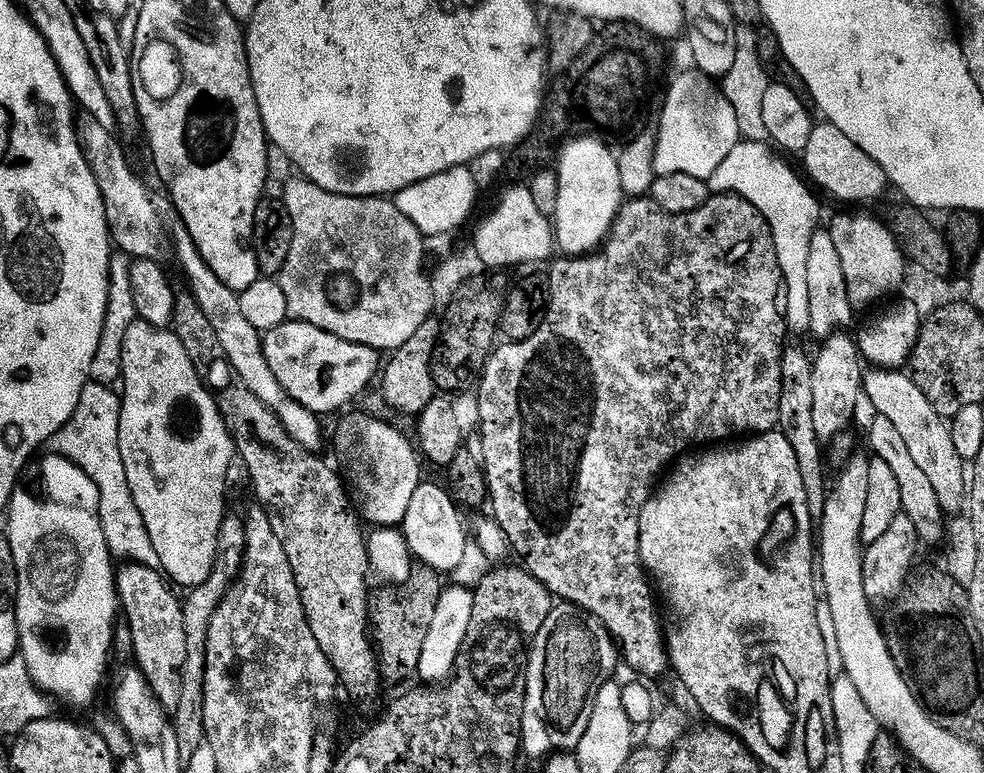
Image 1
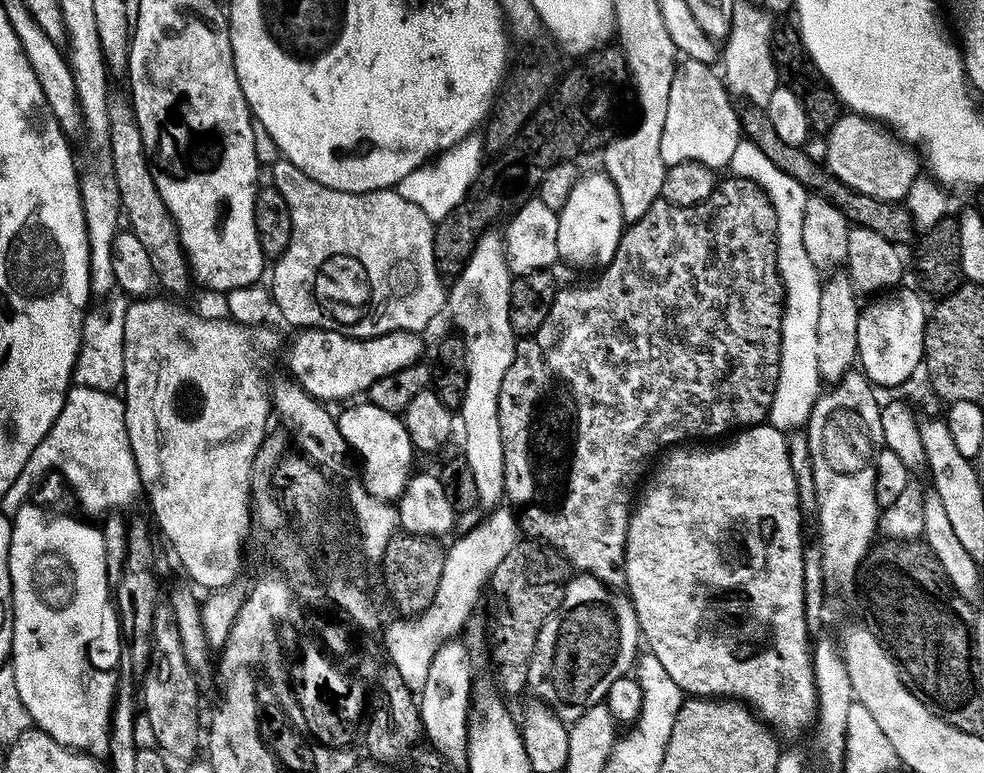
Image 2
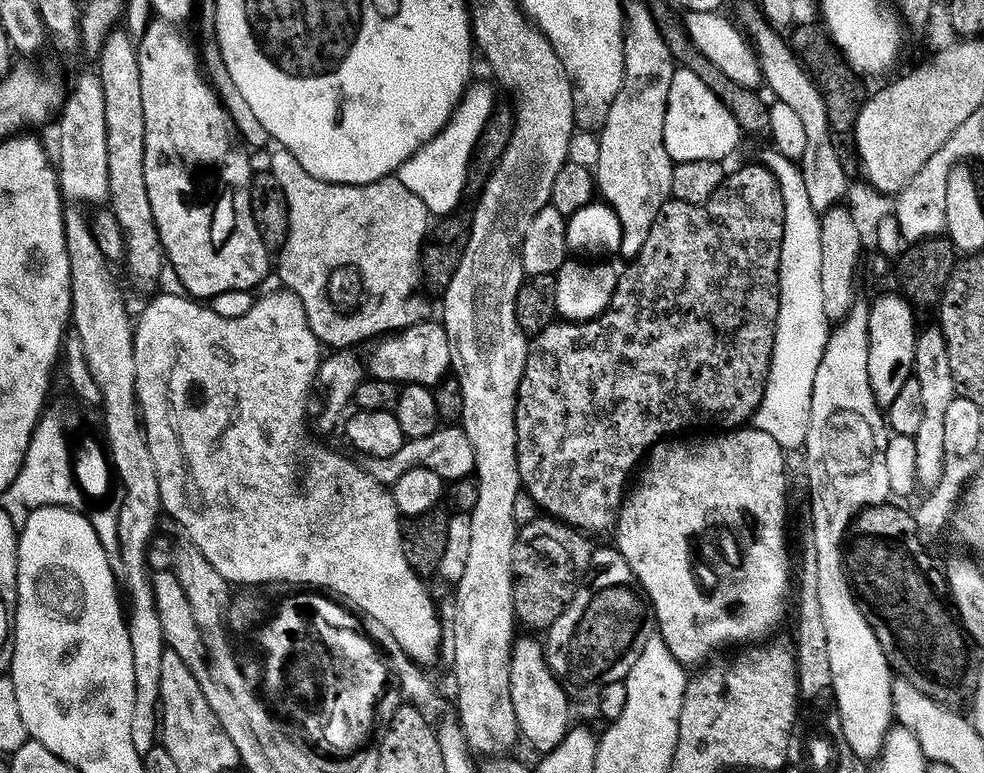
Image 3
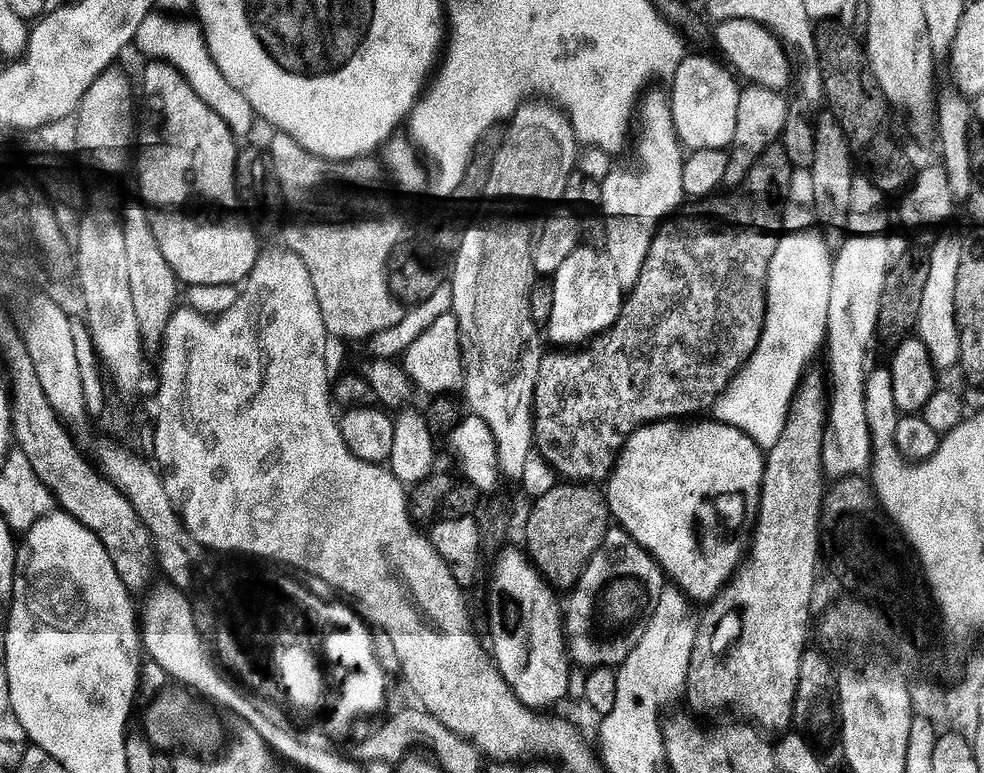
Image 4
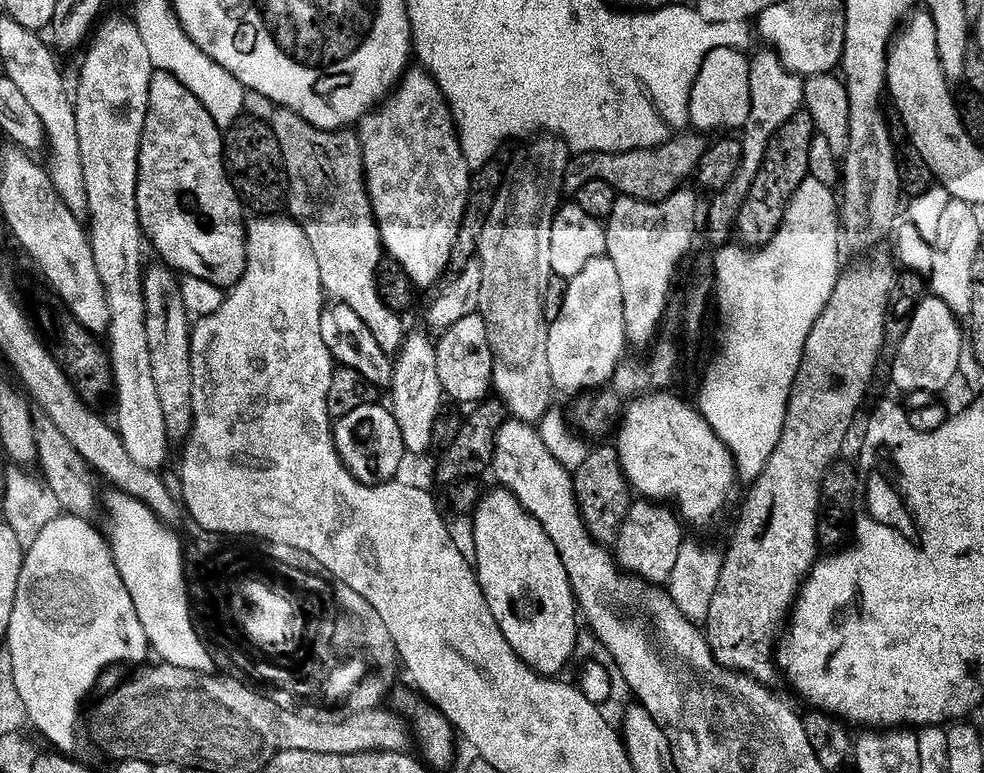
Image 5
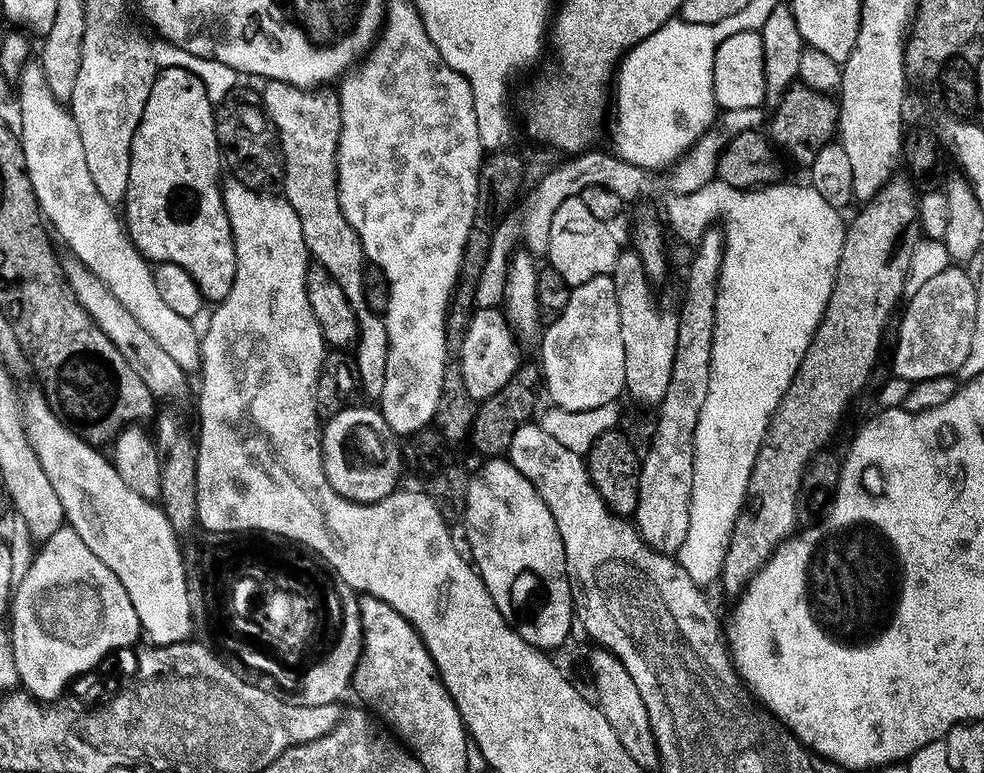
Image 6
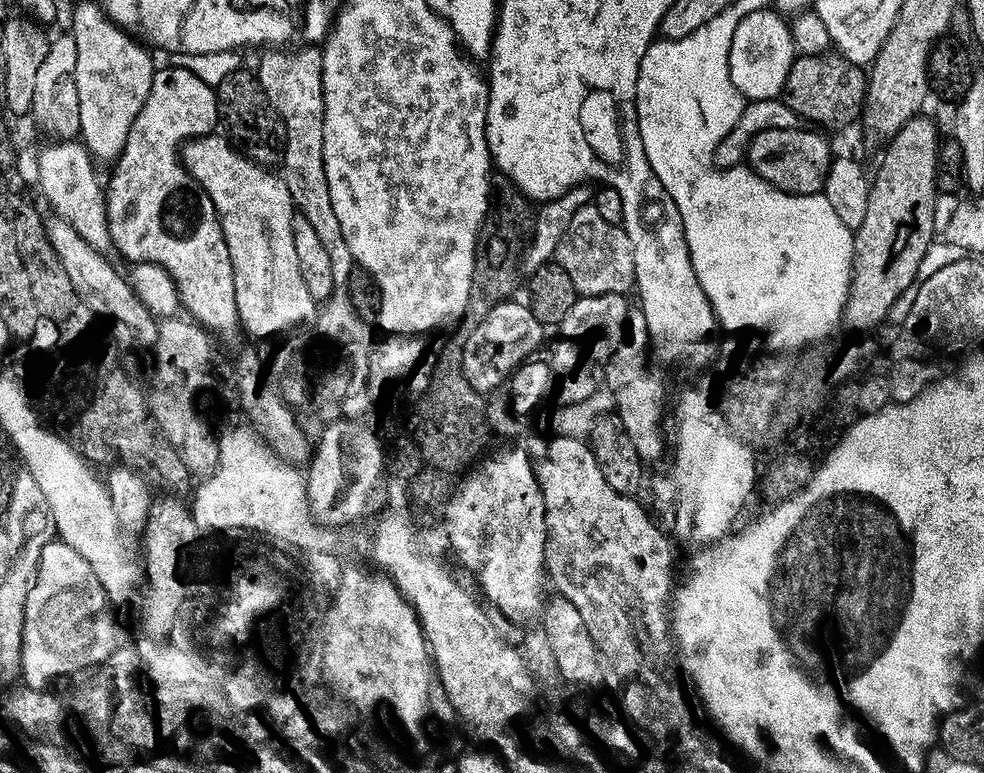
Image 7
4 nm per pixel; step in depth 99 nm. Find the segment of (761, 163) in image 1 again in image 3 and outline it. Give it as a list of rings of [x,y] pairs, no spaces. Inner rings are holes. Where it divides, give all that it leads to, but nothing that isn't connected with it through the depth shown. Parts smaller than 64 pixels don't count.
[[[768,148],[761,158],[779,182],[784,211],[784,238],[779,254],[780,309],[776,319],[776,333],[772,347],[772,361],[768,367],[768,380],[764,384],[764,397],[756,407],[754,427],[770,434],[785,450],[803,449],[810,422],[811,391],[814,374],[826,350],[830,321],[822,306],[822,250],[819,229],[806,229],[804,223],[796,226],[796,216],[814,216],[804,178],[795,161]]]

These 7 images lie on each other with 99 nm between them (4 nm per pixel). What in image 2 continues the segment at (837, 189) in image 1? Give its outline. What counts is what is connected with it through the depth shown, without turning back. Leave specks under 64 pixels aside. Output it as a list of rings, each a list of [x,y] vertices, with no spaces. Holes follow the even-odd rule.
[[[842,114],[828,129],[826,139],[828,142],[823,145],[822,160],[828,173],[855,192],[861,192],[870,198],[903,201],[912,184],[921,175],[922,164],[918,156],[916,161],[916,156],[912,153],[915,151],[911,147],[902,146],[895,135],[889,134],[869,117]]]

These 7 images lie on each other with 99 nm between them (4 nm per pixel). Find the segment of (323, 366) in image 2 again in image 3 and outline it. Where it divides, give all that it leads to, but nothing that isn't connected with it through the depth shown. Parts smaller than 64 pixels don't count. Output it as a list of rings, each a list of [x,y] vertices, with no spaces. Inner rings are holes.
[[[429,318],[418,324],[411,324],[403,331],[393,332],[375,341],[376,349],[366,356],[366,372],[371,379],[389,382],[411,382],[434,386],[449,375],[452,367],[452,343],[443,323]]]

